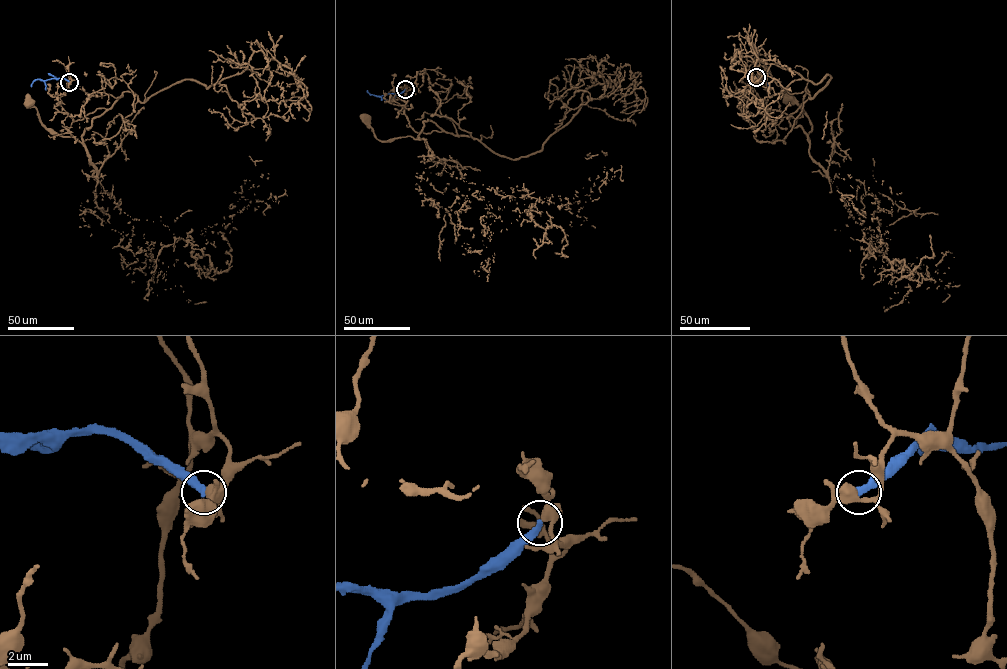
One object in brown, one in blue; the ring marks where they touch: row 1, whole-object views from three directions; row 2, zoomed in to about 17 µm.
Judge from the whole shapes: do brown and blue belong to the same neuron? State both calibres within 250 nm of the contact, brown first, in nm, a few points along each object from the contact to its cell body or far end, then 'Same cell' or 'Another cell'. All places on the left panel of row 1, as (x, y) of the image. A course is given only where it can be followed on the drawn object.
Thickness 440 nm (brown) against 360 nm. Course of brown: (70, 82), (54, 107), (73, 121), (106, 109), (85, 129), (82, 143), (50, 132), (29, 103). Course of blue: (70, 82), (64, 78), (37, 79), (31, 86). Another cell

